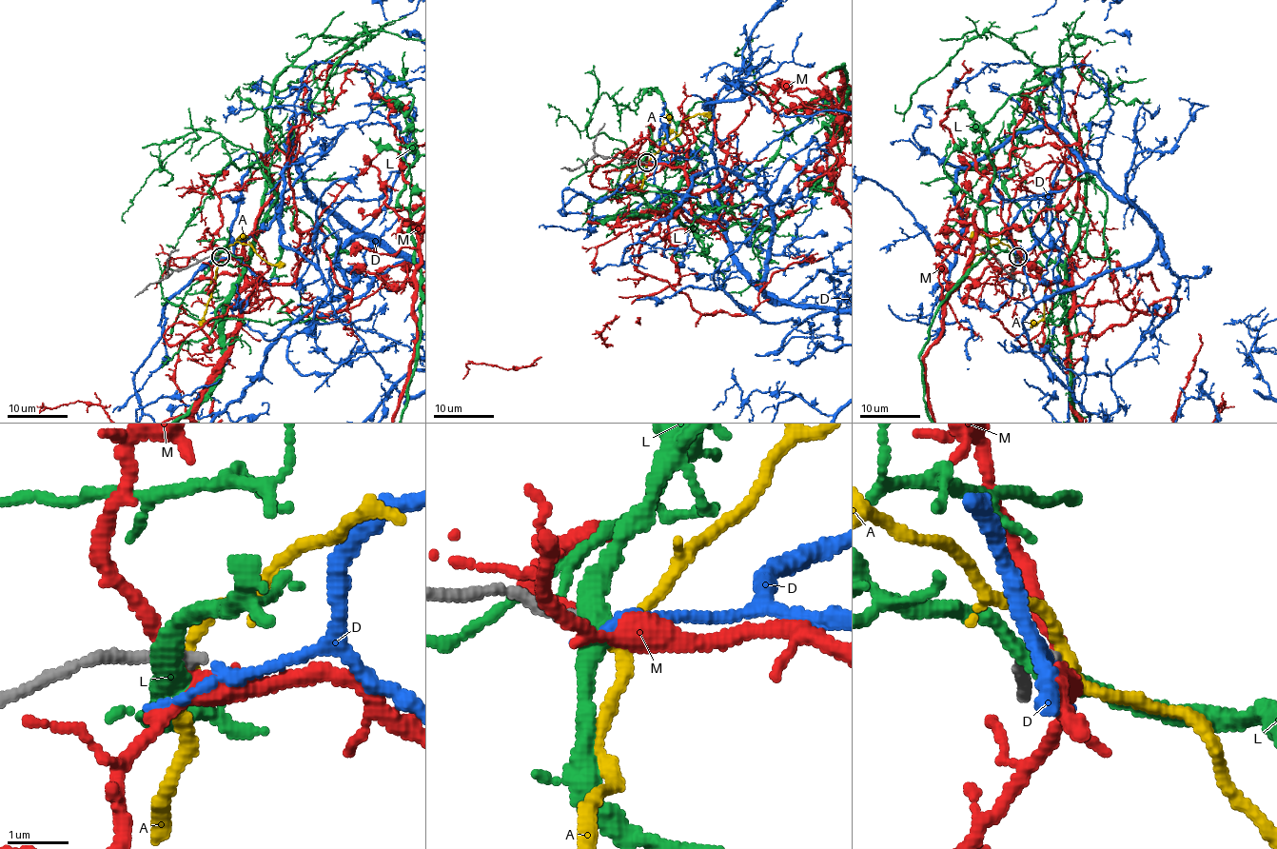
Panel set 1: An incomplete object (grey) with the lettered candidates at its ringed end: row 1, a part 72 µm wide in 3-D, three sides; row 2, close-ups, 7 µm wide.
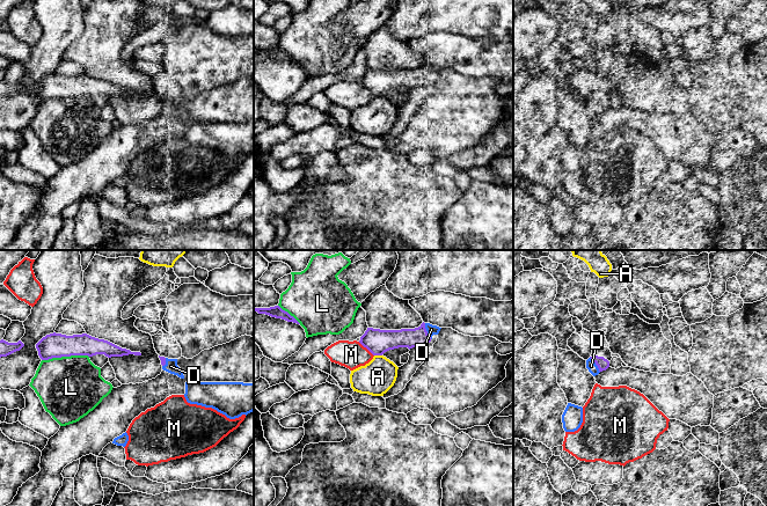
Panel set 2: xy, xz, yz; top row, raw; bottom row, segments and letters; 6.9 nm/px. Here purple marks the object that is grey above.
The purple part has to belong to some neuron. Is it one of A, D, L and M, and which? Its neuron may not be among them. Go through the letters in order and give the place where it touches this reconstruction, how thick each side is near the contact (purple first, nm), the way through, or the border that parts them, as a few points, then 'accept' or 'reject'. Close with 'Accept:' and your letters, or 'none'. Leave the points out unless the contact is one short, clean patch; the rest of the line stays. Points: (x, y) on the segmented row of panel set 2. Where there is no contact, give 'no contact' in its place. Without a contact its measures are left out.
A: meets purple in xz at (378, 354); 170 nm thick on the purple side, 240 nm on the other; border along xz (374, 354), (381, 356); reject
D: meets purple in xz at (426, 331); 130 nm thick on the purple side, 70 nm on the other; accept
L: meets purple in xy at (65, 356); 180 nm thick on the purple side, 440 nm on the other; reject
M: meets purple in xz at (366, 347); 170 nm thick on the purple side, 190 nm on the other; reject
Accept: D

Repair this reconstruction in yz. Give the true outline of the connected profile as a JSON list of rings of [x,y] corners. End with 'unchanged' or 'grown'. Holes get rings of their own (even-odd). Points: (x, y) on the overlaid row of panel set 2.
[[[593,355],[586,360],[586,368],[596,376],[600,372],[606,371],[609,367],[609,361],[604,357]]] | grown

